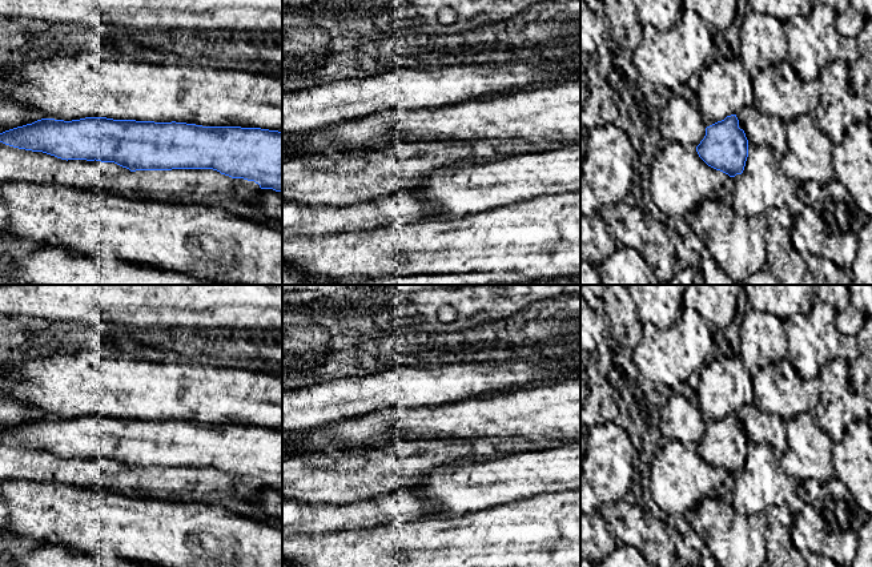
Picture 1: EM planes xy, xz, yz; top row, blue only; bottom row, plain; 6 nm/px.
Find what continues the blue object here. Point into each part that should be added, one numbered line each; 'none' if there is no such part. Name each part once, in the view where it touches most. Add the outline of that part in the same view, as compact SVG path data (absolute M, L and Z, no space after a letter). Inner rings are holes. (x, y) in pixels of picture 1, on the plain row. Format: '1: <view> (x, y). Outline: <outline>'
none

